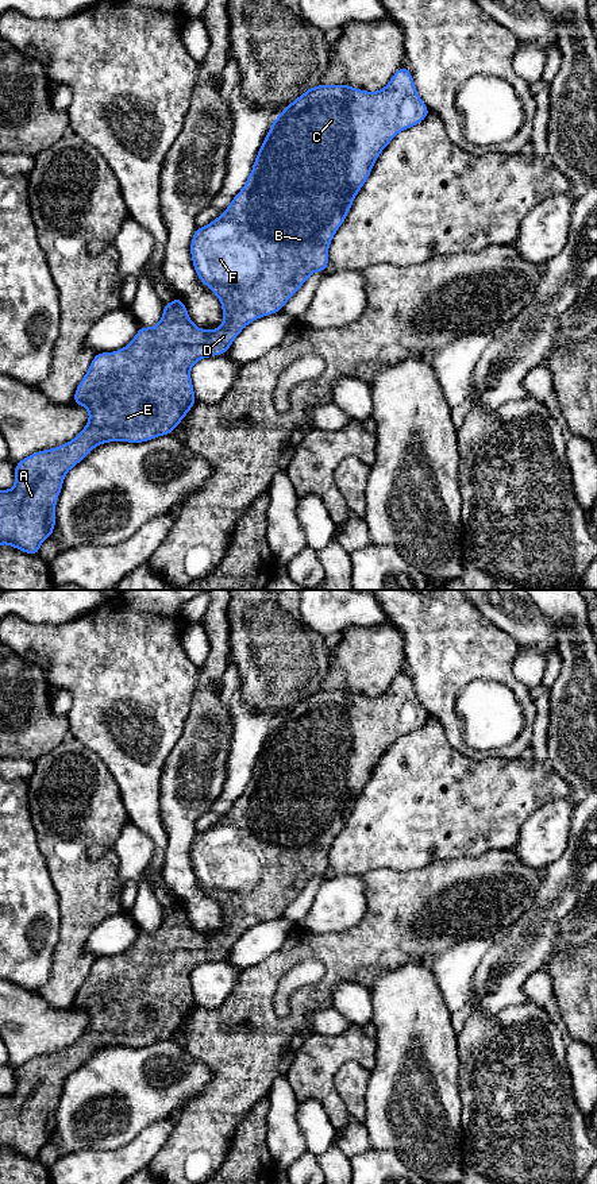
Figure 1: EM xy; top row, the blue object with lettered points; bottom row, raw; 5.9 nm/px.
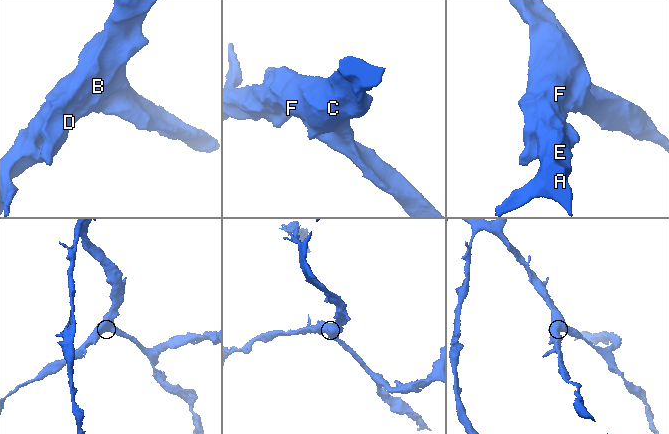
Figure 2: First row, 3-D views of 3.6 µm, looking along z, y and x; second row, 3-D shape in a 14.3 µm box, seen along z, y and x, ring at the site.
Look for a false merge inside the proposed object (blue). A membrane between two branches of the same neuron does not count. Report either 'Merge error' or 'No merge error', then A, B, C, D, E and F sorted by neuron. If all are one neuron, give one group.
No merge error. Groups: A B C D E F

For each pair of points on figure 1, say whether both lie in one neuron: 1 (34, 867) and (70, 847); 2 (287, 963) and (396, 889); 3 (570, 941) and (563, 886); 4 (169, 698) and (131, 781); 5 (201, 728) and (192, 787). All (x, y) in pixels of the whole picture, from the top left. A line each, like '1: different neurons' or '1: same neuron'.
1: different neurons
2: same neuron
3: different neurons
4: same neuron
5: same neuron

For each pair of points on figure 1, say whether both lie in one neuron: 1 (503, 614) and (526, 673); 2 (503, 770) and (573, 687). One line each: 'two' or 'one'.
1: one
2: two

